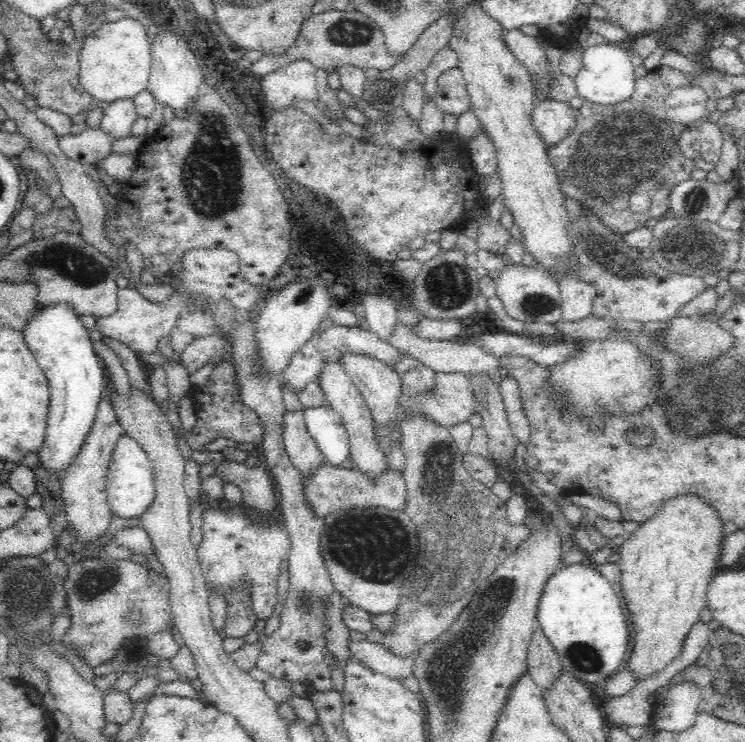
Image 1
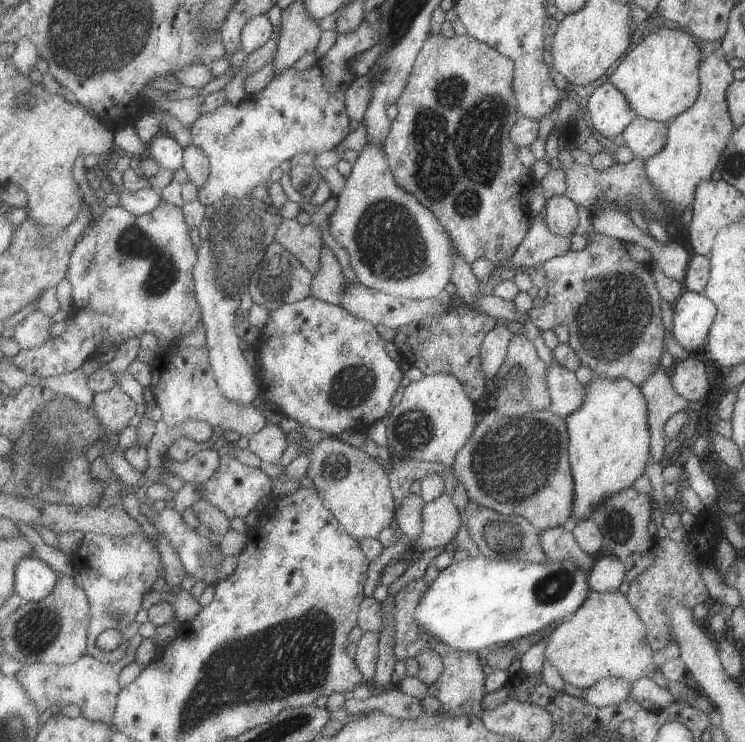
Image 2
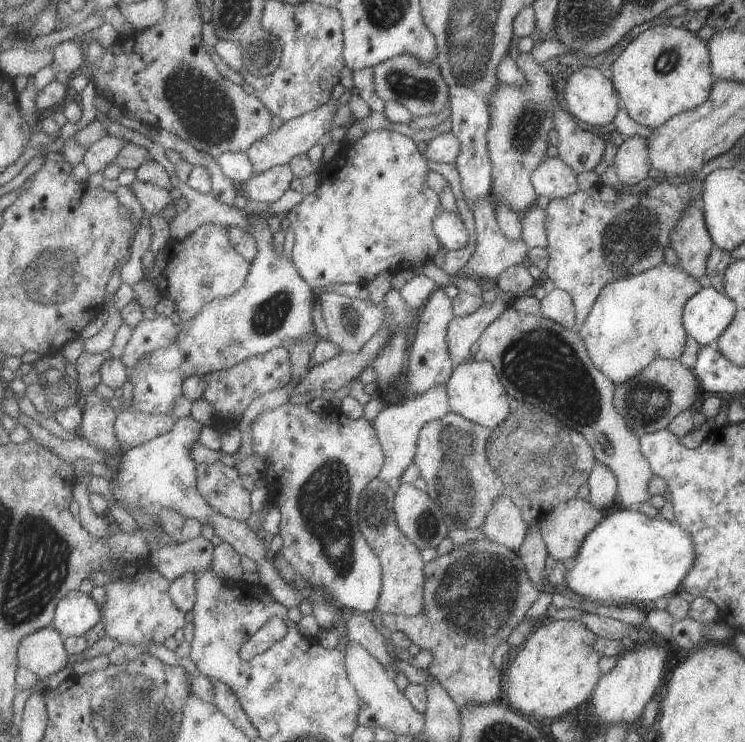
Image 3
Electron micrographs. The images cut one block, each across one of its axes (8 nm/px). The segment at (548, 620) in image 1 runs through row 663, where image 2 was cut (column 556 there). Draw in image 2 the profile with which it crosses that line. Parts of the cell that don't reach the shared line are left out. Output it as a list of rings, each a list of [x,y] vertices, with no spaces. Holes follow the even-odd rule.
[[[479,557],[453,561],[439,570],[436,578],[428,585],[428,590],[417,602],[413,610],[415,624],[433,636],[435,640],[451,646],[459,652],[476,652],[492,644],[513,642],[517,638],[539,632],[551,622],[565,620],[581,606],[591,591],[587,584],[589,568],[580,567],[575,560],[545,562],[545,564],[499,561],[495,558]]]

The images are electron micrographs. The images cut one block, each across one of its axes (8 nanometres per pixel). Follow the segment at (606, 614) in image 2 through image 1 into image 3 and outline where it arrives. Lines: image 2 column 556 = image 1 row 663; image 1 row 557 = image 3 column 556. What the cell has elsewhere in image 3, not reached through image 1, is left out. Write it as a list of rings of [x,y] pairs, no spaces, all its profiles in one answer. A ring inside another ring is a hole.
[[[553,615],[538,623],[537,627],[525,639],[524,645],[516,649],[515,658],[505,672],[505,702],[519,714],[534,722],[553,720],[577,708],[581,702],[588,701],[591,691],[600,678],[597,661],[600,654],[595,650],[595,634],[577,619]]]

